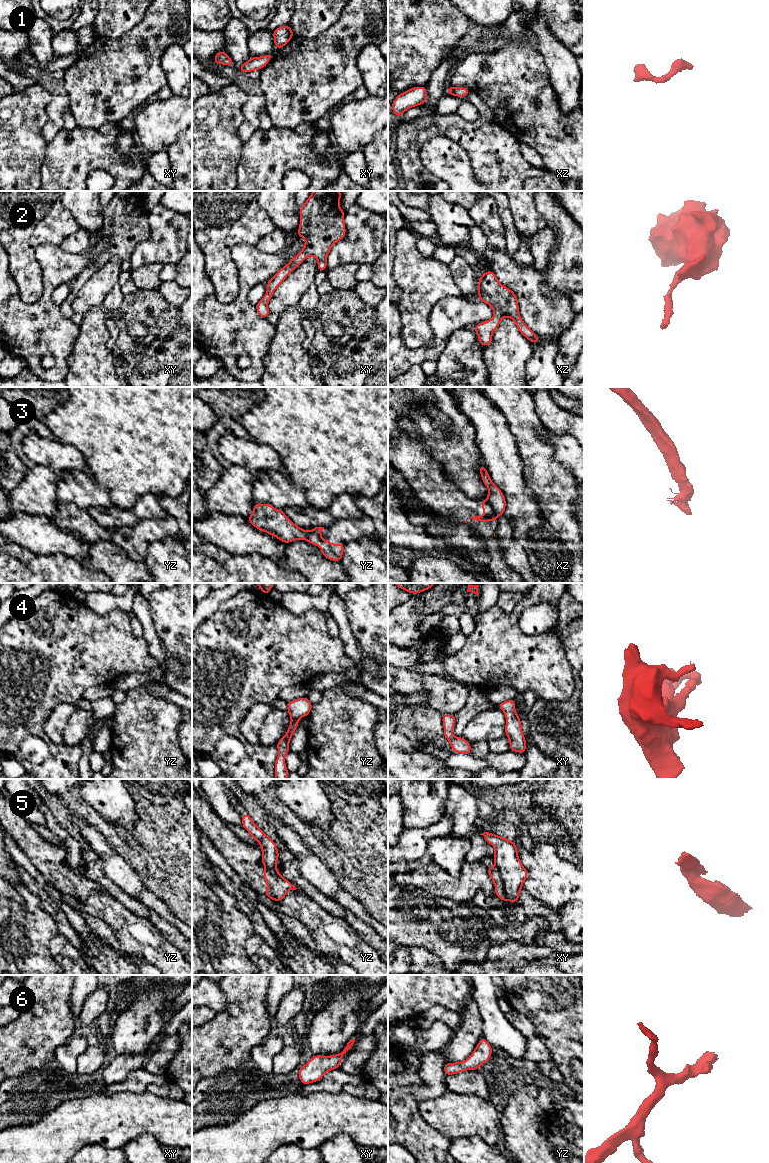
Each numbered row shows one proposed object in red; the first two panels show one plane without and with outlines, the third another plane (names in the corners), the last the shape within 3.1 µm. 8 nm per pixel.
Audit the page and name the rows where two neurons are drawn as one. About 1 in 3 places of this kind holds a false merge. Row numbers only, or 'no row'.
3, 5

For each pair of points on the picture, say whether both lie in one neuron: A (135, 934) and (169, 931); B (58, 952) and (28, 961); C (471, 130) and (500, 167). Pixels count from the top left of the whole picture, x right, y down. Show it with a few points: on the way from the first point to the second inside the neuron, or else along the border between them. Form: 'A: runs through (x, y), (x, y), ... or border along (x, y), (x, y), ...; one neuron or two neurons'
A: border along (142, 917), (146, 918), (167, 940); two neurons
B: border along (50, 938), (47, 944); two neurons
C: runs through (480, 139), (495, 154), (496, 158); one neuron

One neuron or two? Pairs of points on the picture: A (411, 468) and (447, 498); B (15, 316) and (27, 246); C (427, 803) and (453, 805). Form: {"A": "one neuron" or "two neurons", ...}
{"A": "one neuron", "B": "two neurons", "C": "two neurons"}

